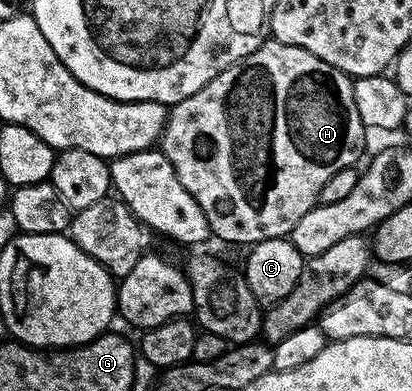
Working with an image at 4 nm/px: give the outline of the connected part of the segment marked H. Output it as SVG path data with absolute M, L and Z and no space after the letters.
M268 40L261 44L261 48L257 48L257 52L249 52L249 56L237 60L229 68L213 76L213 80L209 80L209 84L205 84L201 92L193 92L193 96L170 107L167 123L163 125L162 152L169 164L173 164L177 180L185 184L185 192L189 192L189 196L193 196L193 200L201 204L201 212L205 212L205 220L209 220L209 228L216 239L219 237L223 242L236 242L237 245L246 247L261 240L288 237L297 220L301 220L301 216L305 216L305 212L309 212L318 203L319 193L326 181L336 172L341 172L341 168L358 163L359 153L363 150L365 127L357 112L357 100L353 100L354 87L350 74L333 68L333 64L325 64L325 60L313 56L313 52L305 52L305 48L297 48L293 44Z

